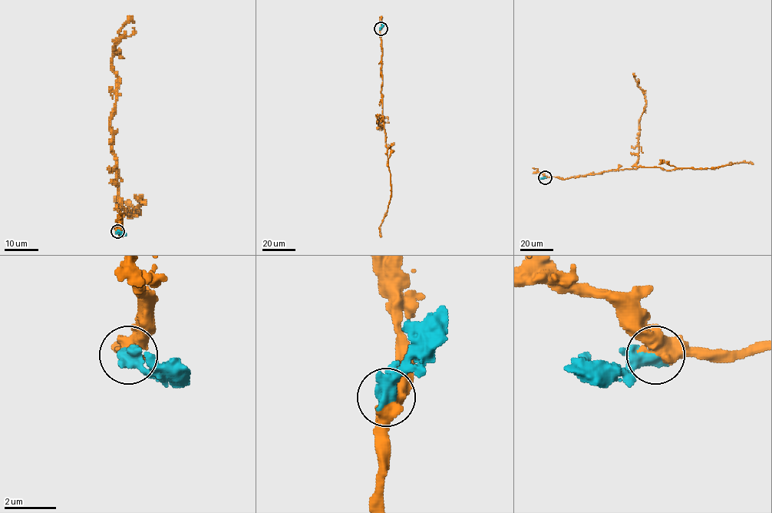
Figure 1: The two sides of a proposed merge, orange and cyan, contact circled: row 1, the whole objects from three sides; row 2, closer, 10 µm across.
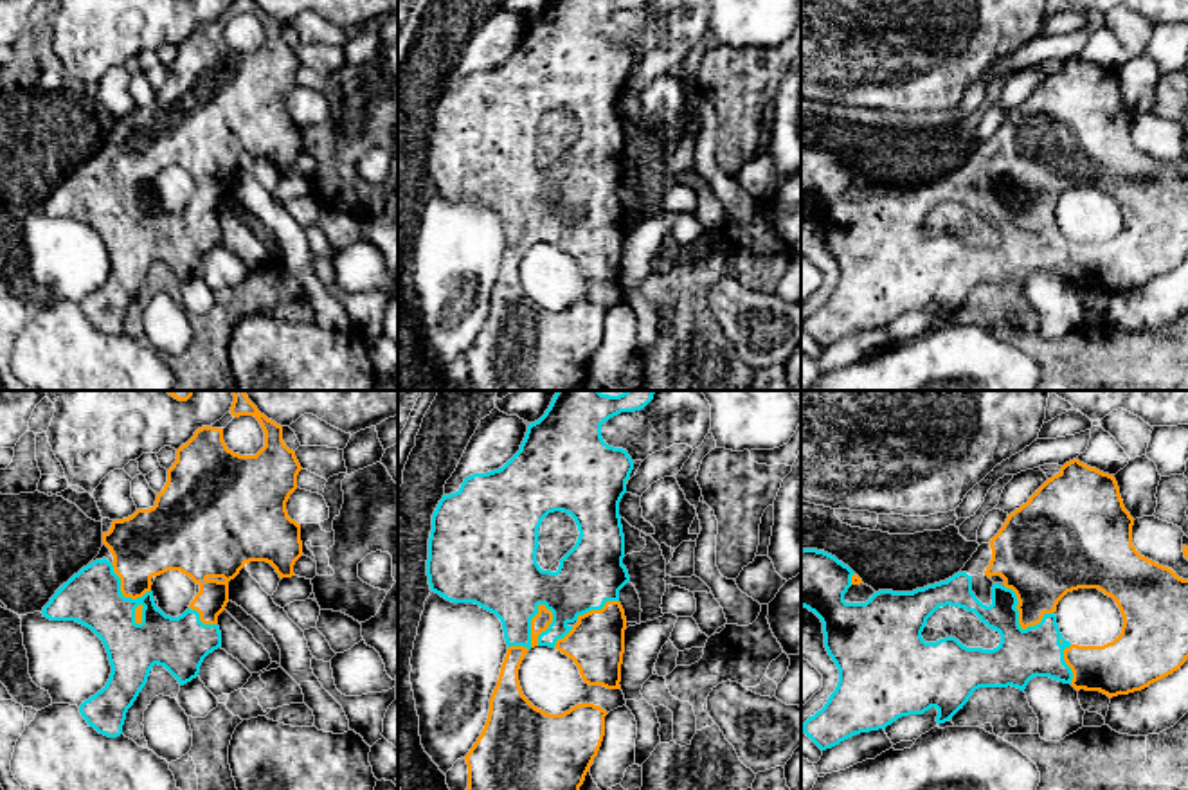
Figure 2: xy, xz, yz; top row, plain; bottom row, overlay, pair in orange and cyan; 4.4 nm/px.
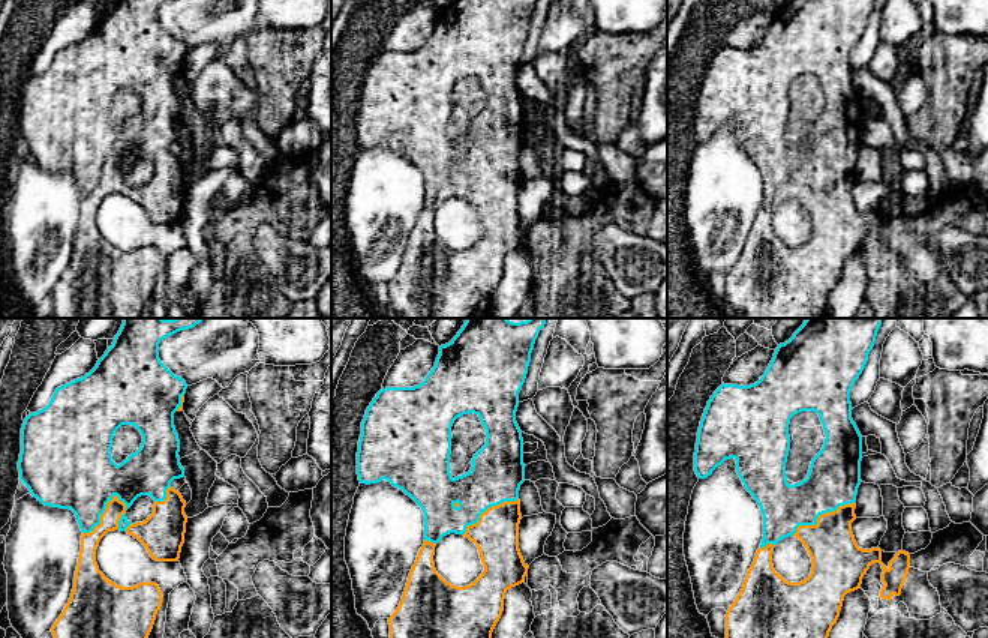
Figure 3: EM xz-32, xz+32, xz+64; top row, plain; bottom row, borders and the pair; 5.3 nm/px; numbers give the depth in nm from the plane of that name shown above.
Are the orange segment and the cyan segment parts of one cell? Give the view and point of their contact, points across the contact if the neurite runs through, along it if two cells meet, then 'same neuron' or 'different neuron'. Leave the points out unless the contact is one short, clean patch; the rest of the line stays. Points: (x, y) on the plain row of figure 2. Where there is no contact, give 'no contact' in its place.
contact xz (531, 233); same neuron

